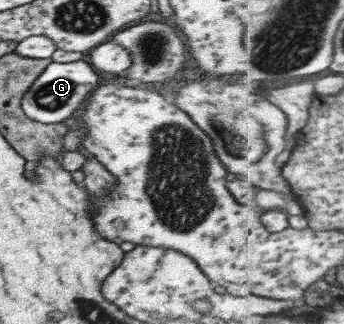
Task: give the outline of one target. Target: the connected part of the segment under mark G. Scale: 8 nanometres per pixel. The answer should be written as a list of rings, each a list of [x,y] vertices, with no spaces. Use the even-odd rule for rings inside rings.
[[[85,59],[68,63],[49,62],[35,81],[24,91],[20,99],[22,112],[33,121],[56,124],[65,121],[75,109],[83,105],[87,95],[99,85],[97,73],[89,67]]]

